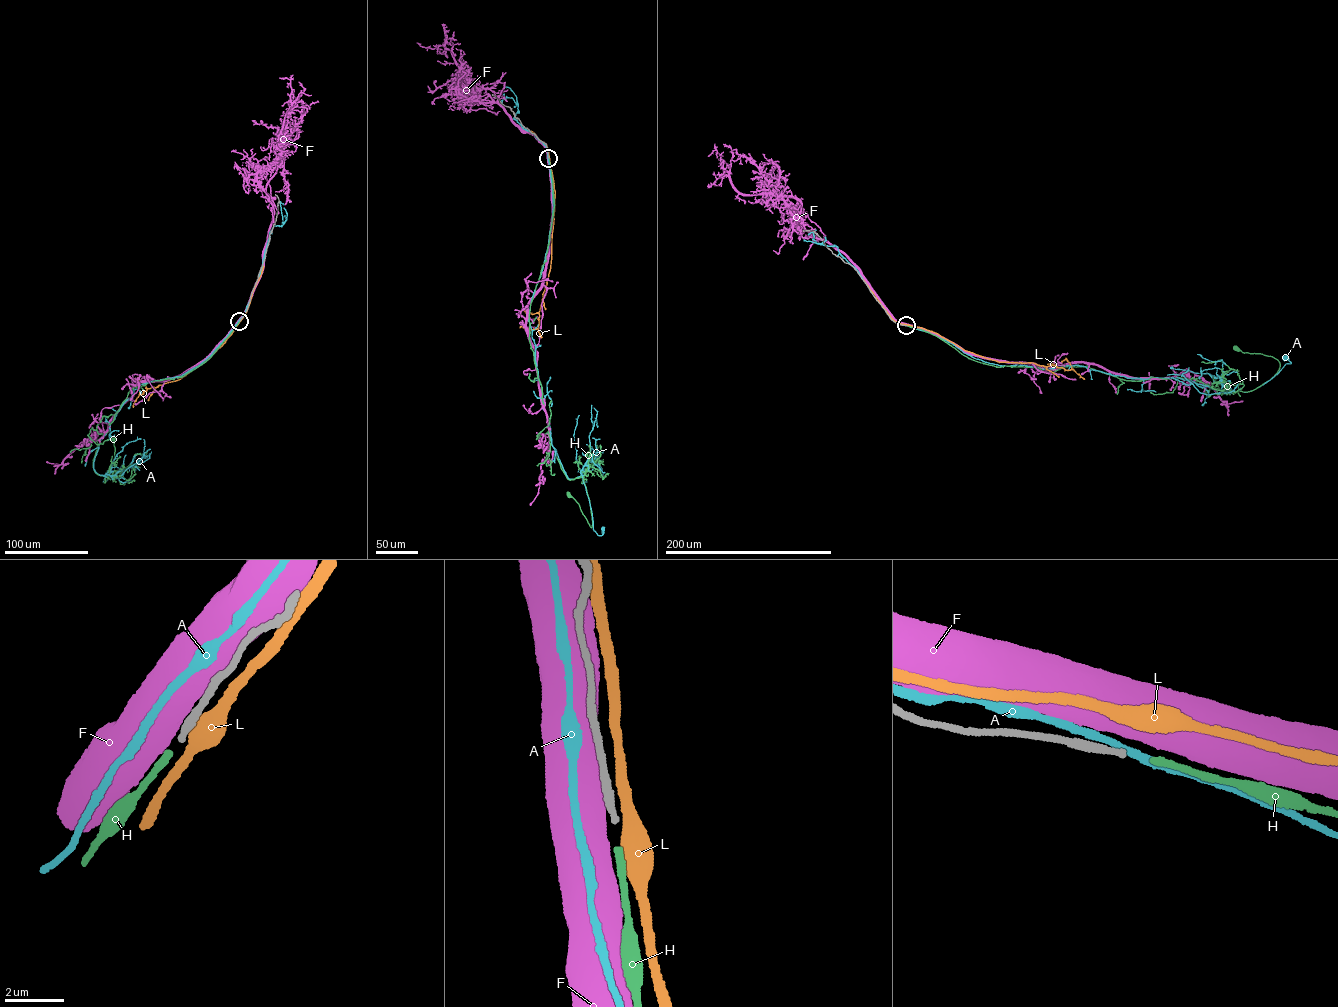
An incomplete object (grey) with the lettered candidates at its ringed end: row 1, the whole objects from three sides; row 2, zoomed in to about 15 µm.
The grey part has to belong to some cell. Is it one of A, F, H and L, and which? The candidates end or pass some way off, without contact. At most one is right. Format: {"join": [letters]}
{"join": ["H"]}

